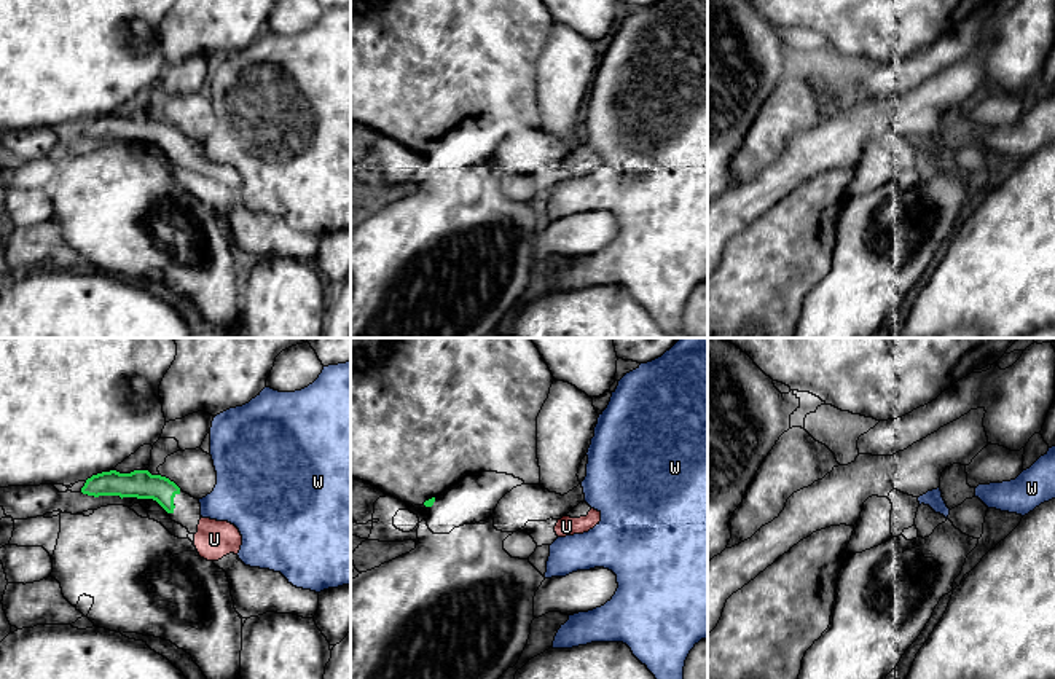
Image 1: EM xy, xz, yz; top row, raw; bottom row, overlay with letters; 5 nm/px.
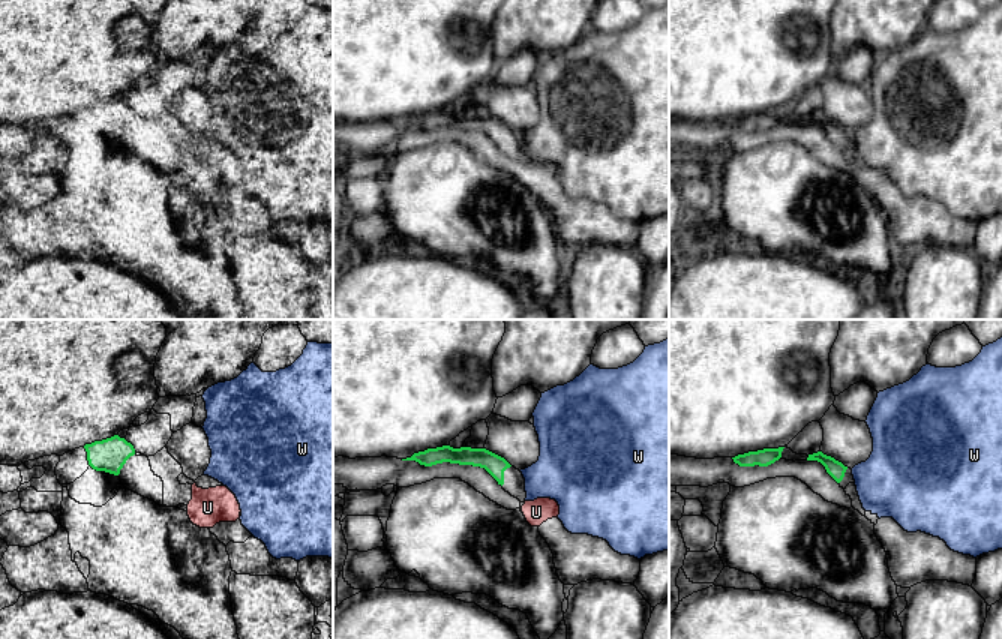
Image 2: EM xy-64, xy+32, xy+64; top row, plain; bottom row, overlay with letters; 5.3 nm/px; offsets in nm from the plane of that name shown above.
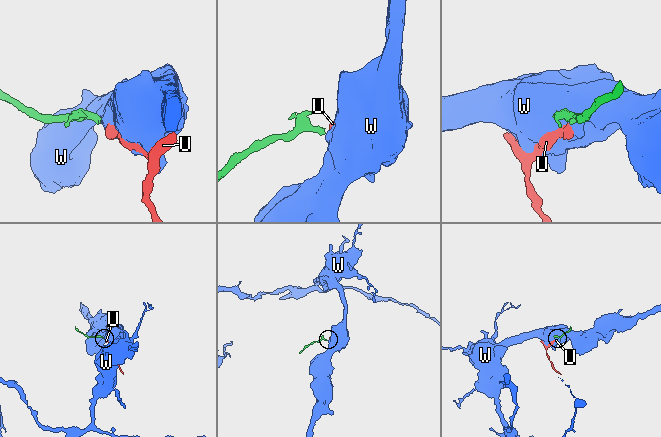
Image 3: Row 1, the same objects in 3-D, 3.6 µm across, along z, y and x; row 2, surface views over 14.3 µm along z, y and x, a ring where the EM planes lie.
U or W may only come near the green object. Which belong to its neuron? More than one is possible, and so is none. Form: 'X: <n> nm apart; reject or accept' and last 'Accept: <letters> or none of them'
U: 140 nm apart; accept
W: 110 nm apart; reject
Accept: U

